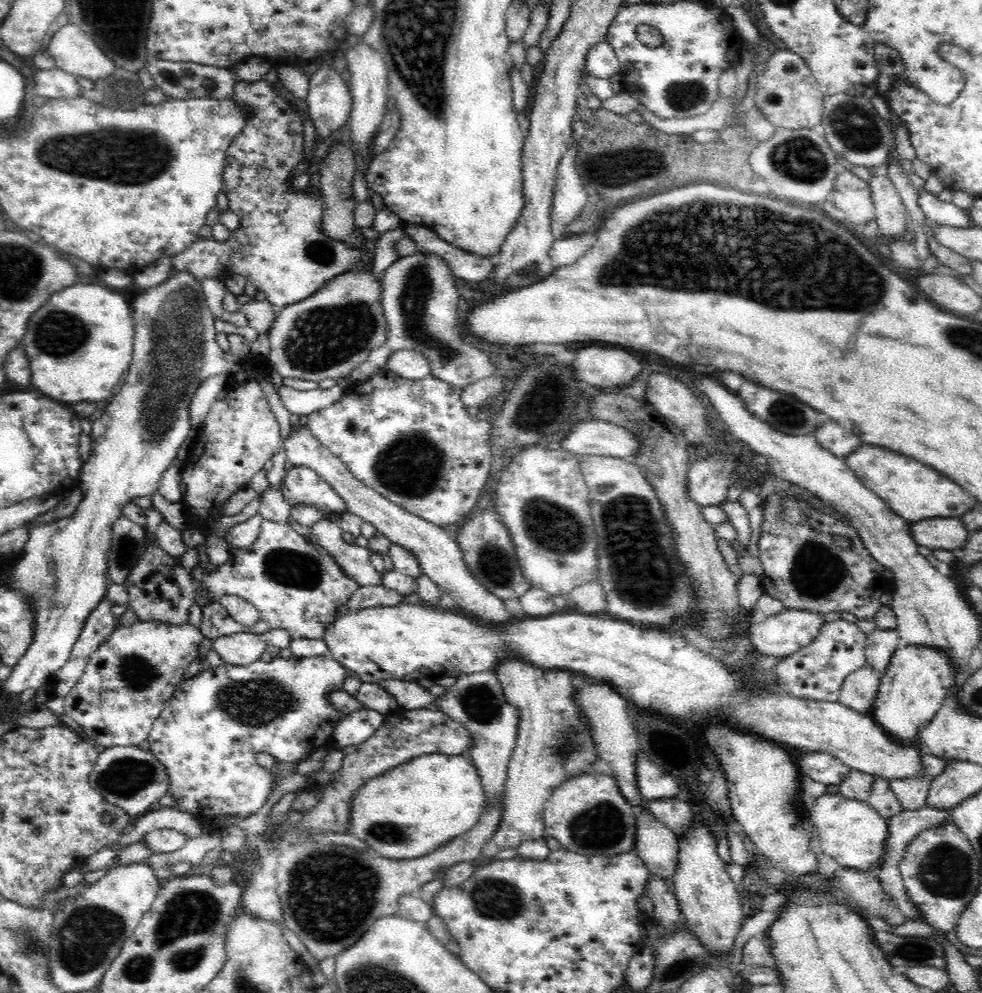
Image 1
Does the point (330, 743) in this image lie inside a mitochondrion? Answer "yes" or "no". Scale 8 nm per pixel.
no

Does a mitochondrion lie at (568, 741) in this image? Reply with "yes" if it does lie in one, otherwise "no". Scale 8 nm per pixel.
yes

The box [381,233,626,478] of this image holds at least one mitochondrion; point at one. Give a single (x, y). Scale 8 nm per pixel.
(419, 286)

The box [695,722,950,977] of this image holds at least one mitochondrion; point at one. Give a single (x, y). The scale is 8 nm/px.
(919, 949)

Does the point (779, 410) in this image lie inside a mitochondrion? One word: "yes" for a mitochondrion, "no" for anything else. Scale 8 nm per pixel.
yes

